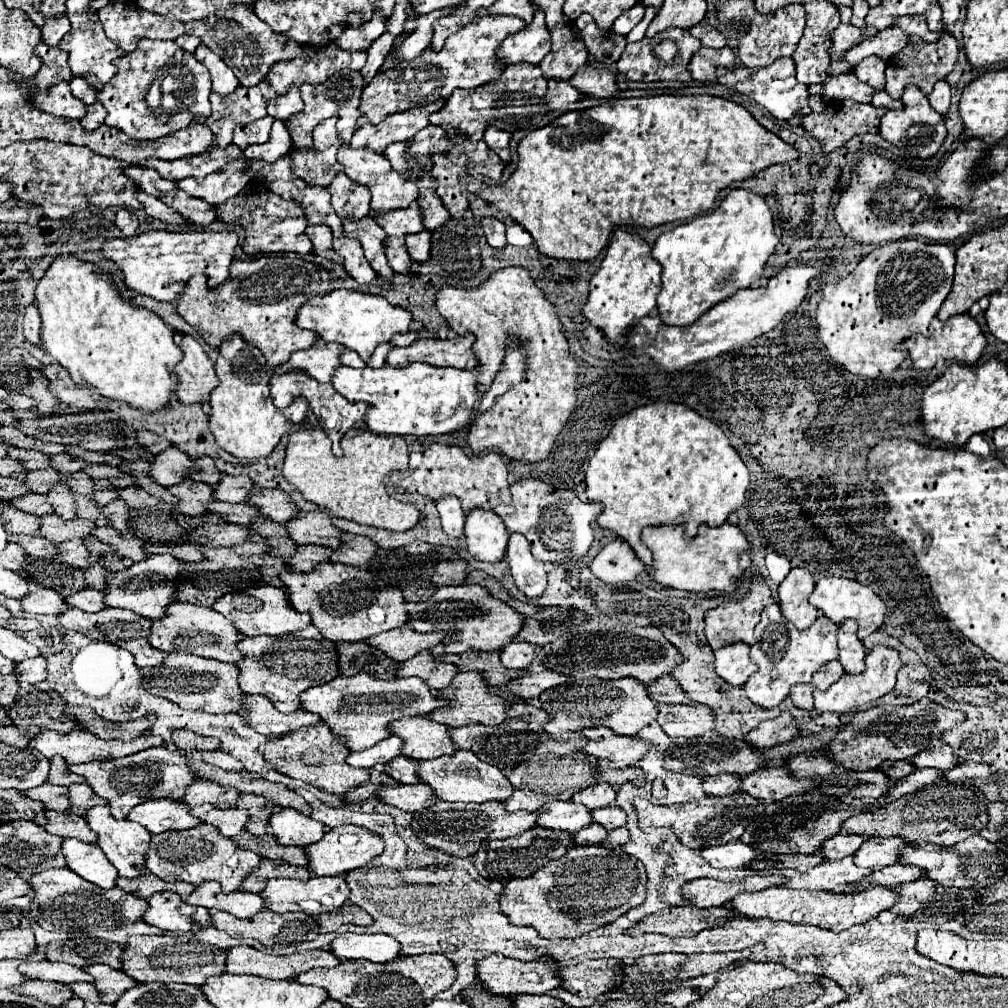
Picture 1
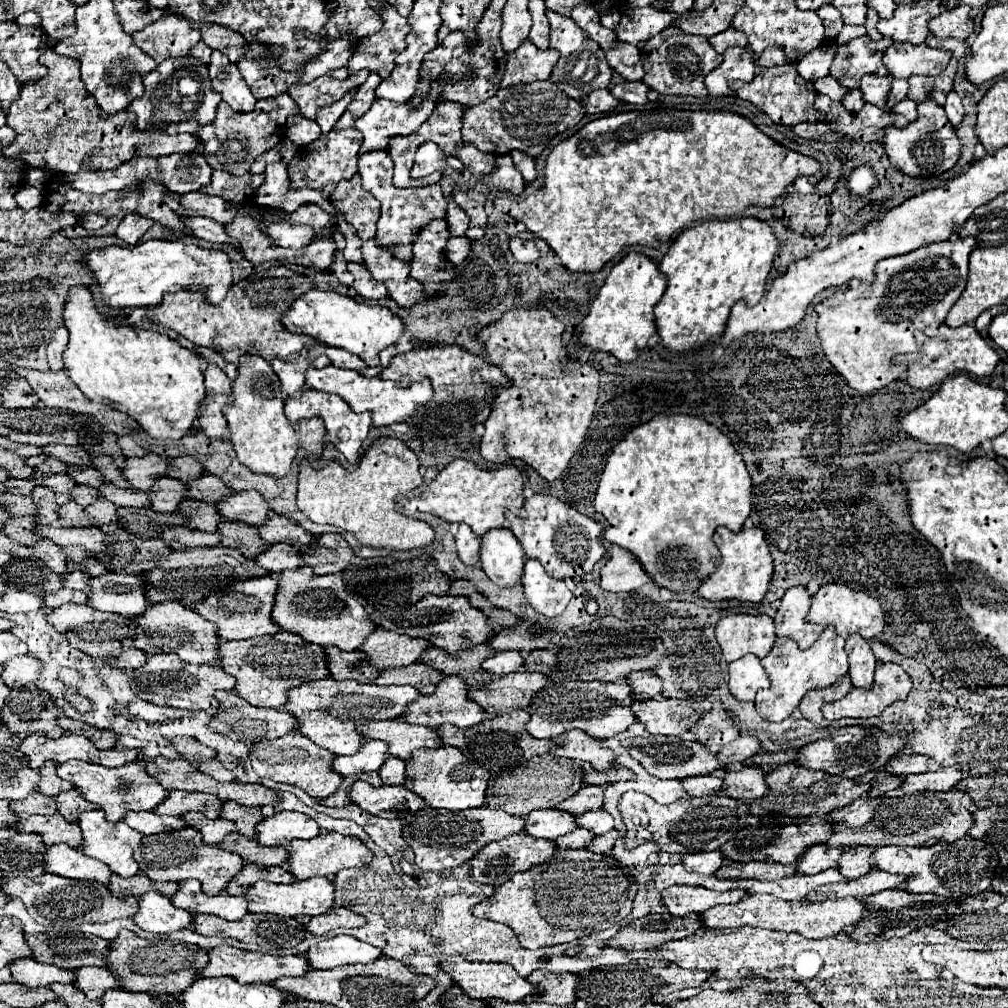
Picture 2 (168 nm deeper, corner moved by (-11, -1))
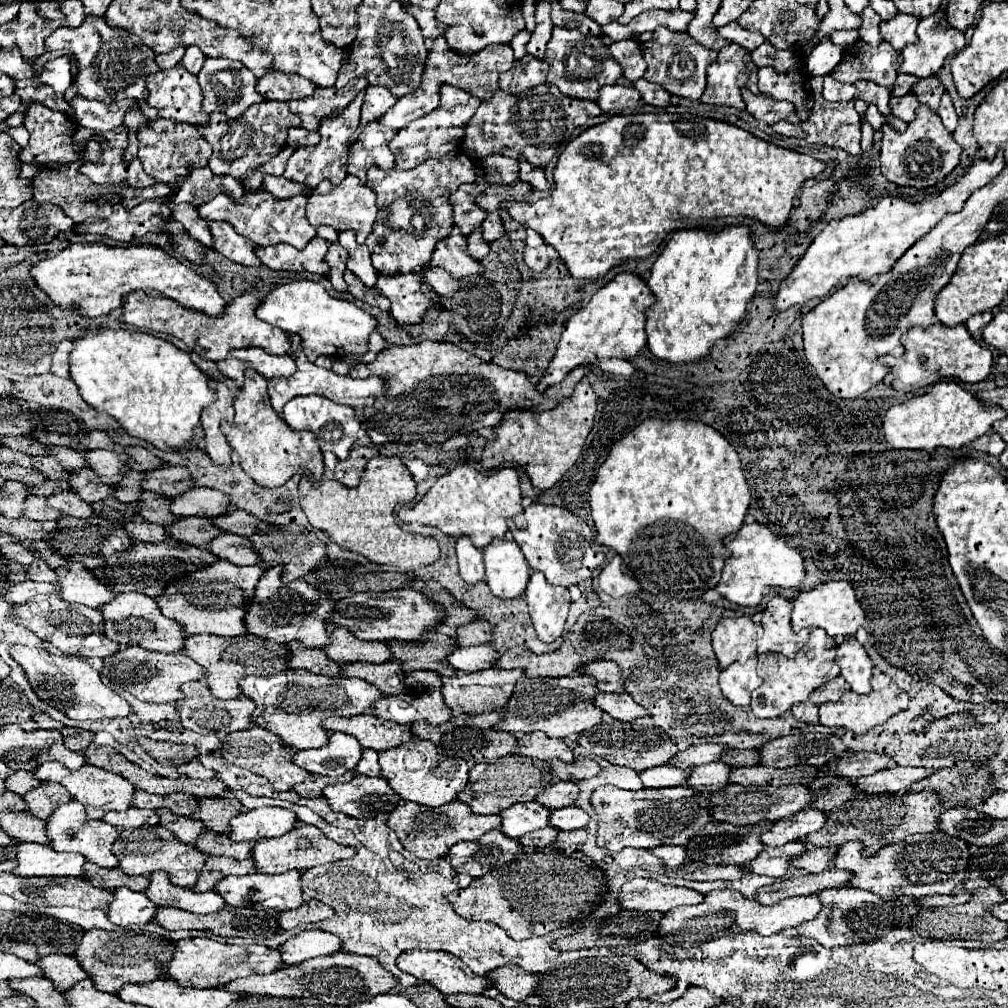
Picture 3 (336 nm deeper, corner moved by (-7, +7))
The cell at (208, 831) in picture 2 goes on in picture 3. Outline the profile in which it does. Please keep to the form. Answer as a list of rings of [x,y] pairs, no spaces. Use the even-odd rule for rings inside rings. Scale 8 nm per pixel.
[[[158,809],[158,815],[160,815],[160,825],[166,827],[166,829],[170,829],[184,843],[190,843],[192,845],[198,839],[198,835],[202,831],[206,831],[206,825],[204,823],[198,823],[192,817],[174,815],[172,811],[166,811],[166,809]]]

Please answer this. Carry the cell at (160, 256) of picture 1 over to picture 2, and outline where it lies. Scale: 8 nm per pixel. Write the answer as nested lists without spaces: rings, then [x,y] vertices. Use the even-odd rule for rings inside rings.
[[[146,241],[132,247],[110,245],[92,249],[80,263],[96,277],[100,297],[104,305],[112,309],[154,307],[162,301],[164,293],[176,293],[180,289],[200,289],[206,303],[218,305],[232,285],[232,267],[226,253],[200,249],[182,241]]]

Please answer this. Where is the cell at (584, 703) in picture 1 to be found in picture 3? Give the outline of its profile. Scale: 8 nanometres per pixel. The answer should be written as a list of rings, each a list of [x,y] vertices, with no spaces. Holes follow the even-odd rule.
[[[570,675],[570,677],[522,677],[514,687],[514,693],[504,709],[504,719],[496,725],[500,731],[532,733],[544,731],[550,737],[578,735],[602,723],[606,715],[602,709],[594,707],[594,695],[598,693],[596,679],[592,675]]]

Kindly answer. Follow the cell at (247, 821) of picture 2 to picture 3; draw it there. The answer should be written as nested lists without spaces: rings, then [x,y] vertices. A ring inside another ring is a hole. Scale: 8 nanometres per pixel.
[[[202,799],[200,809],[194,819],[204,821],[204,825],[216,833],[230,831],[230,819],[242,813],[242,803],[236,799]]]

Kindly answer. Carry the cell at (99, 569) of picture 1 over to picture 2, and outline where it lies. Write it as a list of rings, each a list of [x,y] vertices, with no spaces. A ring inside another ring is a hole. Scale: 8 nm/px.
[[[70,571],[70,573],[62,573],[60,575],[64,579],[64,587],[70,587],[70,589],[80,589],[80,591],[88,591],[88,575],[82,573],[82,571]]]

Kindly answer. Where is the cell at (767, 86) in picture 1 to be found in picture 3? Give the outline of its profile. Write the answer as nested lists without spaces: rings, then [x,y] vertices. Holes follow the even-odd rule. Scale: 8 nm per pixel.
[[[742,89],[742,99],[746,103],[746,111],[750,111],[758,121],[764,121],[768,125],[774,125],[782,119],[790,123],[800,123],[798,113],[794,111],[794,103],[776,101],[770,99],[770,95],[762,95],[762,93],[754,95],[750,89]]]

